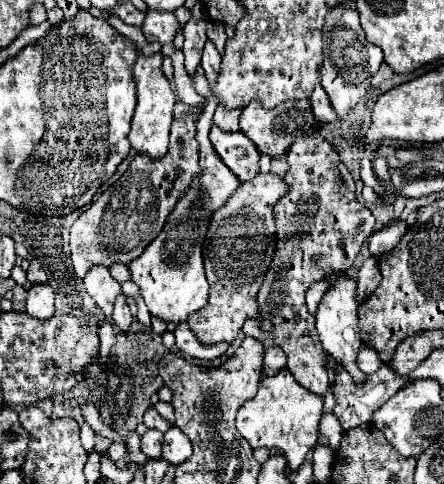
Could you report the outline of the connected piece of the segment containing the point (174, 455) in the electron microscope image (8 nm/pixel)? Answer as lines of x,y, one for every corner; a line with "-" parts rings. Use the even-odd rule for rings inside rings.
171,427
163,437
163,459
167,459
173,465
179,465
187,457
191,457
191,453
193,453
193,447
189,437
181,429

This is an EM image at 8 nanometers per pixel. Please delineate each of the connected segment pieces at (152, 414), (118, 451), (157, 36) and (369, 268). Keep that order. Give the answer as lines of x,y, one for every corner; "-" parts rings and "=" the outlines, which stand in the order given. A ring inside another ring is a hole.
153,407
145,411
145,415
143,415
143,423
145,423
147,427
151,427
151,429
169,429
169,427
171,427
171,423
169,423
167,419
163,419
=
113,443
113,445
105,451
105,455
115,463
115,461
119,461
119,459
123,459
123,457
127,455
127,445
125,445
125,443
=
147,11
145,25
141,27
147,41
157,41
161,45
173,43
177,31
181,31
181,25
173,13
157,13
157,11
=
371,256
360,267
357,276
357,301
363,301
373,289
377,289
377,285
380,285
381,274
377,263
377,257

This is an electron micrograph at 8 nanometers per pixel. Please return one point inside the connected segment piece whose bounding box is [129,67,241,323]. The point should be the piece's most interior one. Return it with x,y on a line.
170,272

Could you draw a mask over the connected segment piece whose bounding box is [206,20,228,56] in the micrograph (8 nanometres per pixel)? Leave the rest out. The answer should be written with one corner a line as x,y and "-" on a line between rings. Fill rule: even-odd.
209,20
207,23
206,35
208,39
213,41
220,55
223,56
226,41
228,39
225,33
225,26
217,21

